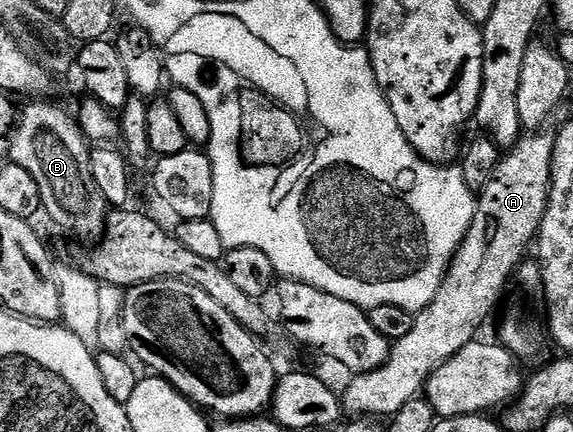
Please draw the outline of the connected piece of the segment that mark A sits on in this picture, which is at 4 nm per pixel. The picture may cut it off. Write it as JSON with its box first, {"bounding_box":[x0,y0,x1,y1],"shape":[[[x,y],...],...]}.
{"bounding_box":[343,132,553,416],"shape":[[[545,132],[526,133],[502,157],[501,162],[495,168],[495,176],[479,192],[477,198],[477,211],[473,217],[471,228],[463,240],[463,244],[455,252],[453,262],[449,265],[449,271],[445,273],[443,284],[437,295],[431,300],[427,308],[423,308],[413,319],[411,332],[403,336],[403,340],[392,343],[388,362],[383,363],[366,374],[356,375],[353,383],[343,390],[343,406],[350,410],[353,416],[392,416],[403,408],[412,398],[418,397],[424,391],[429,377],[437,371],[451,356],[459,352],[467,343],[474,341],[481,330],[481,325],[493,314],[509,277],[518,273],[519,267],[526,261],[525,253],[530,253],[534,245],[539,228],[543,224],[543,216],[547,212],[547,200],[549,199],[549,187],[553,185],[551,172],[553,171],[553,141]]]}

